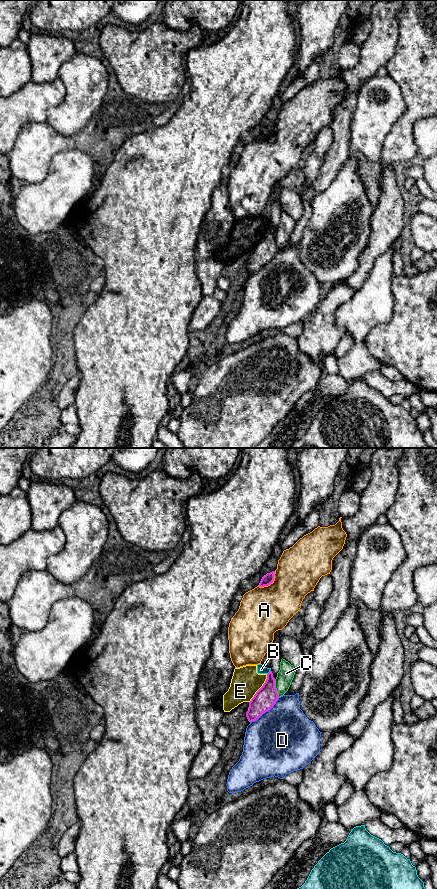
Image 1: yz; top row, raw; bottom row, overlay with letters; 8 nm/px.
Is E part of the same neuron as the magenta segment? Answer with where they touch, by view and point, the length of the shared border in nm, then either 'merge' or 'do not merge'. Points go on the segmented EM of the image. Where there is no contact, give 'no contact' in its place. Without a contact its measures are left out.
meets magenta in yz at (260, 688); contact 280 nm long; do not merge

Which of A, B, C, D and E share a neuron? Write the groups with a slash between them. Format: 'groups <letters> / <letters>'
groups A / B E / C / D

